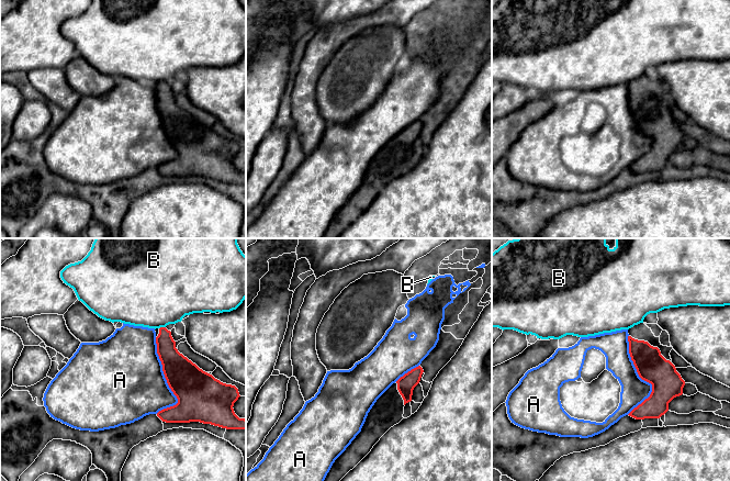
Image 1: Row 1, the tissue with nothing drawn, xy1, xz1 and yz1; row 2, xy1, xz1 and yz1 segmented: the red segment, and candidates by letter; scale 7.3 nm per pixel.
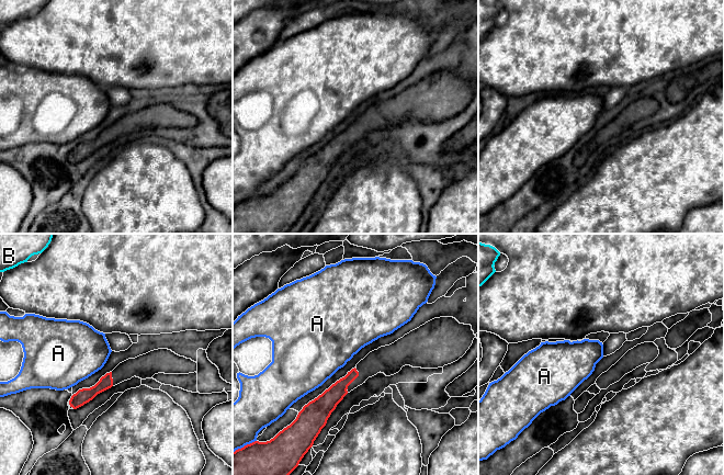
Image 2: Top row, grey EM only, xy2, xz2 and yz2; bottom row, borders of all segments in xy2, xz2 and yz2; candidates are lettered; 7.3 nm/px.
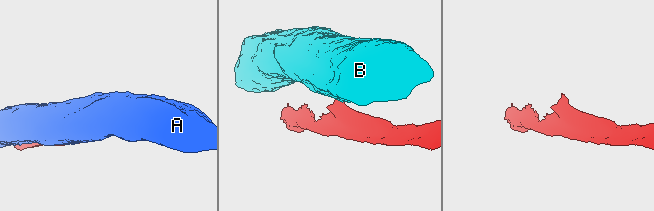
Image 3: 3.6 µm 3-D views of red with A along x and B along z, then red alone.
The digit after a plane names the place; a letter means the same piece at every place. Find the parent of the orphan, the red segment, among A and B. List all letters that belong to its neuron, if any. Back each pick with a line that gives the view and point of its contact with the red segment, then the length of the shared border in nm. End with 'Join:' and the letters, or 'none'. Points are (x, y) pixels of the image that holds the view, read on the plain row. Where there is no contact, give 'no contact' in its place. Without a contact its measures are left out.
Join: none

